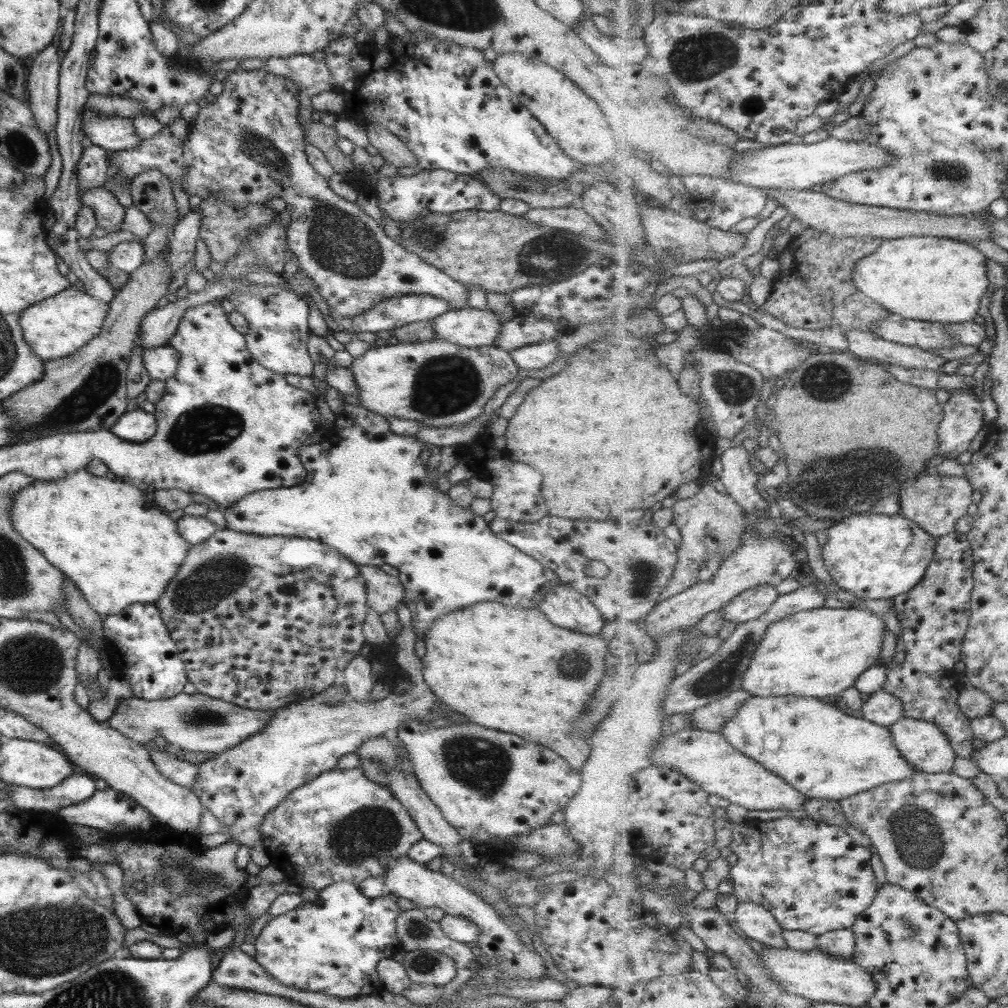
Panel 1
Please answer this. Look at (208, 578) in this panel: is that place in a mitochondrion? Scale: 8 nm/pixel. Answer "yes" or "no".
yes

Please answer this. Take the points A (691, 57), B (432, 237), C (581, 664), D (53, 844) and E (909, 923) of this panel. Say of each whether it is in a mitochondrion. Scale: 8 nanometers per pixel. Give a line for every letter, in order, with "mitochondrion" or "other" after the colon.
A: mitochondrion
B: mitochondrion
C: mitochondrion
D: other
E: mitochondrion

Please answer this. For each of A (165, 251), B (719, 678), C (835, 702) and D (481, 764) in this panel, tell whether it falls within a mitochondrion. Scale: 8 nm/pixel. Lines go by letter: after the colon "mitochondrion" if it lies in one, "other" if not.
A: other
B: mitochondrion
C: other
D: mitochondrion

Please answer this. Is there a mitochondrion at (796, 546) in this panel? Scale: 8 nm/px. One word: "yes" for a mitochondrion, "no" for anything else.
no

